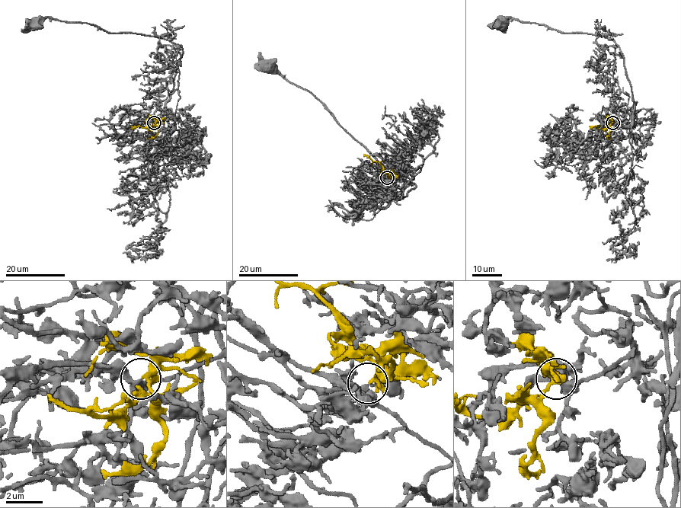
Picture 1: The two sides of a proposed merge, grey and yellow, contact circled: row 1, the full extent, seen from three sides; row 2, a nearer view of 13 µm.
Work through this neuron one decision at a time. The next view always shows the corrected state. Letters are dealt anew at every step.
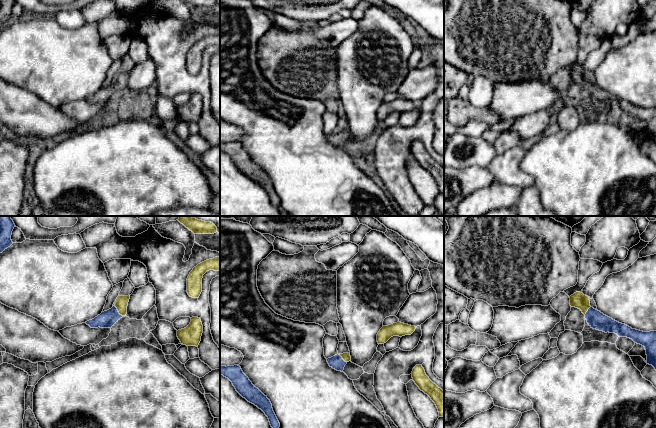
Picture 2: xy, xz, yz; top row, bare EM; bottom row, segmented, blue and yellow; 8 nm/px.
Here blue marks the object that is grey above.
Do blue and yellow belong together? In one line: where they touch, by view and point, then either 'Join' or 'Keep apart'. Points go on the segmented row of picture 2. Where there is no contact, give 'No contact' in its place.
Touches blue at xy (117, 311). Join

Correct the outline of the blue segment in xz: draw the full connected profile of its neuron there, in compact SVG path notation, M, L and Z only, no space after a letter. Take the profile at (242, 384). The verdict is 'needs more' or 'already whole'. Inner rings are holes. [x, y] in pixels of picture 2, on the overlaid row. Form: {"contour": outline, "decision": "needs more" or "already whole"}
{"contour": "M220 366L220 374L232 382L236 391L243 398L265 413L272 428L280 427L280 423L273 411L270 400L252 384L249 378L243 373L240 366Z", "decision": "already whole"}

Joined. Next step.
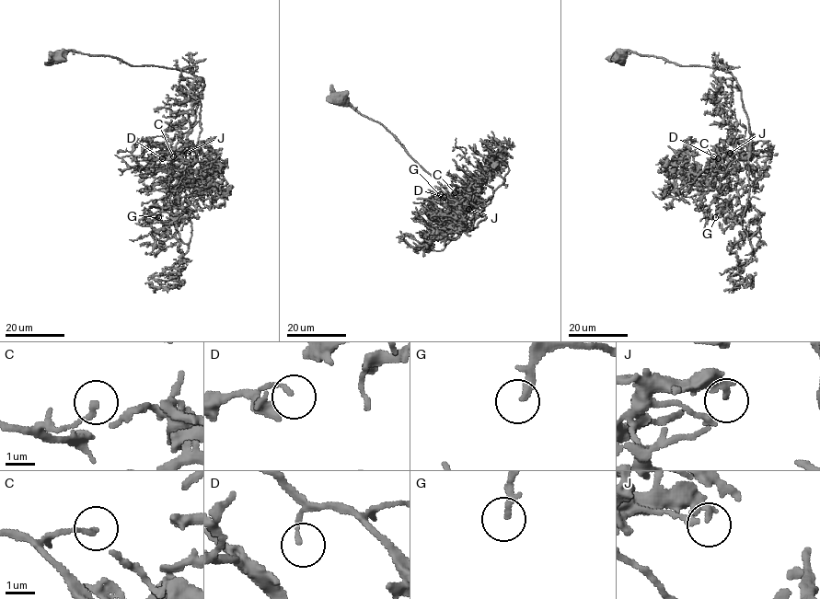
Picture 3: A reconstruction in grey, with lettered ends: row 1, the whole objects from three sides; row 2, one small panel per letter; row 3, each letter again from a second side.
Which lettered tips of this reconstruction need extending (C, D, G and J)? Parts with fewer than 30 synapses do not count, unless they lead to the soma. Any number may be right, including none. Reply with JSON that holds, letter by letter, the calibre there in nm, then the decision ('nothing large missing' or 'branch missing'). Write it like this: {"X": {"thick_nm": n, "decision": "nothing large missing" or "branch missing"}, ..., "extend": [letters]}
{"C": {"thick_nm": 120, "decision": "nothing large missing"}, "D": {"thick_nm": 130, "decision": "nothing large missing"}, "G": {"thick_nm": 160, "decision": "branch missing"}, "J": {"thick_nm": 200, "decision": "nothing large missing"}, "extend": ["G"]}

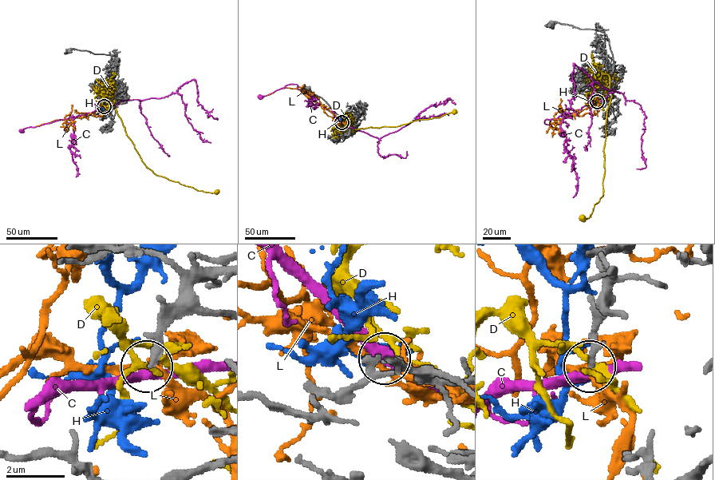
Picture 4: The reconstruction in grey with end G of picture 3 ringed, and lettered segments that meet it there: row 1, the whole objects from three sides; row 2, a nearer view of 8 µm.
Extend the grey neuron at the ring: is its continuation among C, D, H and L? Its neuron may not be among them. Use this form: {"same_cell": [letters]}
{"same_cell": []}

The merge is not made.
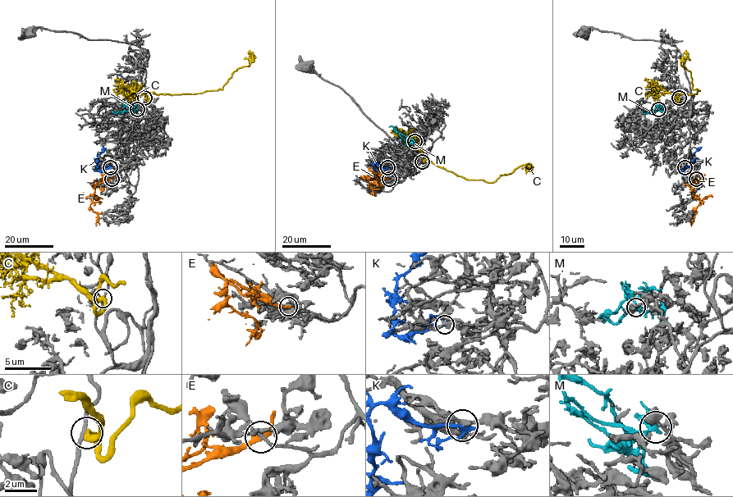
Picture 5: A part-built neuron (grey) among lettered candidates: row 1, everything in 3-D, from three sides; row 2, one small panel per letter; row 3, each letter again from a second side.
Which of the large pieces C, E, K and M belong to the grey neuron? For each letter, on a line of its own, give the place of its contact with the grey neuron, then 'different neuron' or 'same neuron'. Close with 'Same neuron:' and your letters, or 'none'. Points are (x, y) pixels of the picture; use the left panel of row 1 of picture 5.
C: meets grey at (144, 98); different neuron
E: meets grey at (112, 179); different neuron
K: meets grey at (110, 167); different neuron
M: meets grey at (137, 109); same neuron
Same neuron: M

